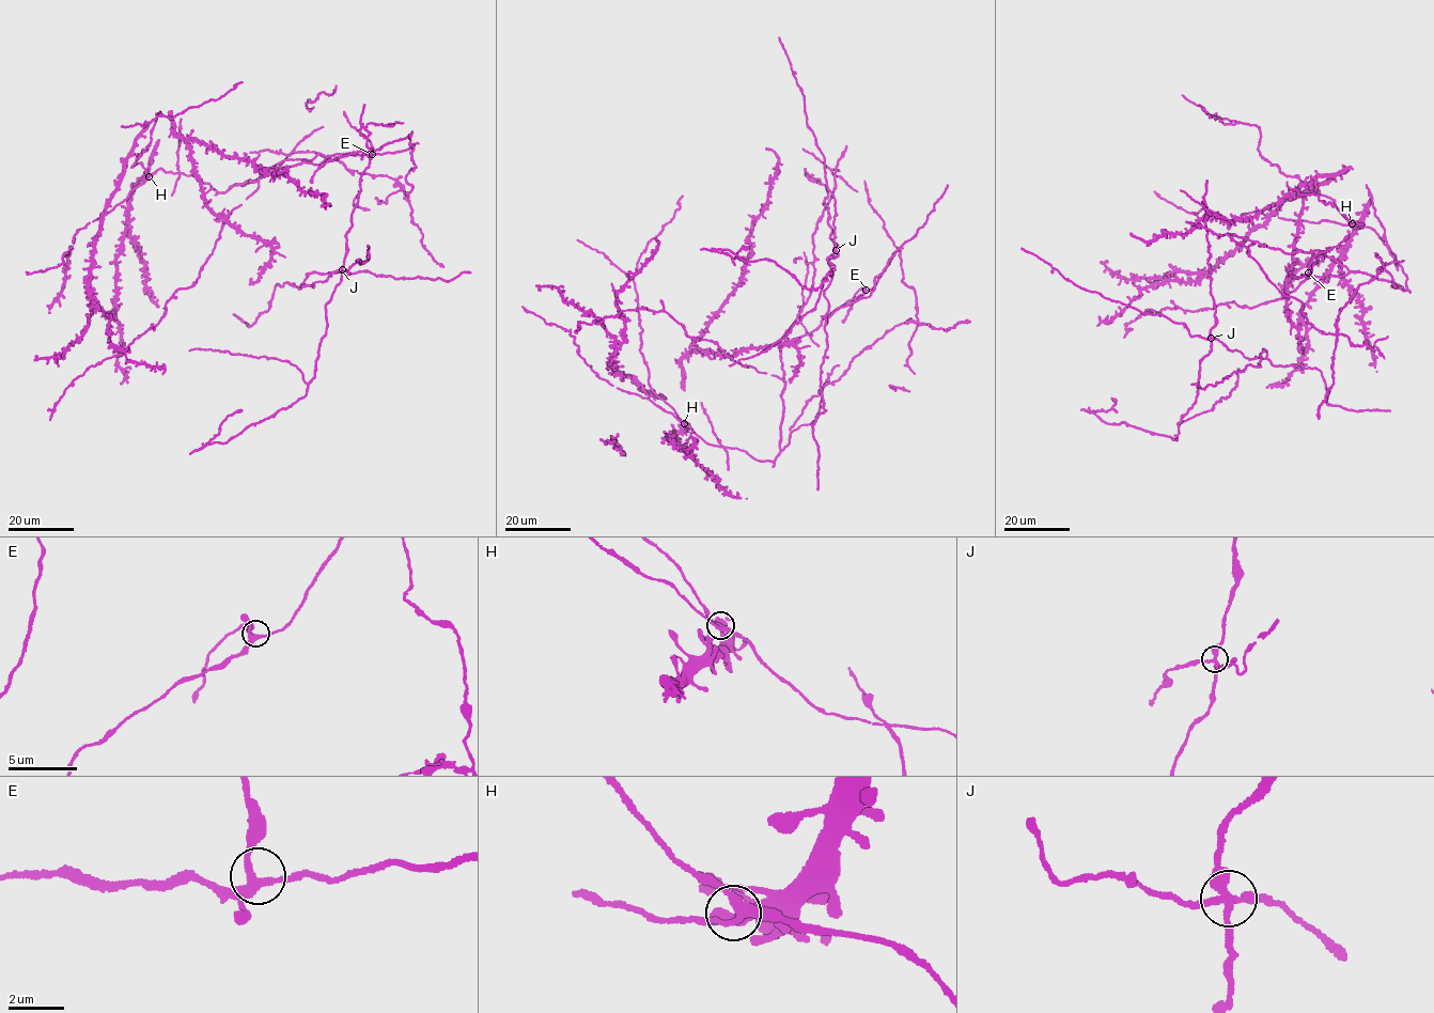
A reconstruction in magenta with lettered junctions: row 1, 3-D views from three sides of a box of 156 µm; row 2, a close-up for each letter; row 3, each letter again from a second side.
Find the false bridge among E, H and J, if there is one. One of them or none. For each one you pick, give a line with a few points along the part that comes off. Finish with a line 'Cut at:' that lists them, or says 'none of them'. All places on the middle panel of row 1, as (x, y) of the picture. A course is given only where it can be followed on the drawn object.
J: foreign part runs (836, 250), (827, 259), (832, 275), (805, 289), (768, 260), (716, 250), (732, 259), (748, 247)
Cut at: J

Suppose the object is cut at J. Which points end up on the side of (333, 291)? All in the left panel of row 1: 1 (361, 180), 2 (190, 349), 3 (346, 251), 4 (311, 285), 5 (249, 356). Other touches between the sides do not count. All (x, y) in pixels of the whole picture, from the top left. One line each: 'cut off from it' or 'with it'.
1: with it
2: with it
3: with it
4: cut off from it
5: with it

